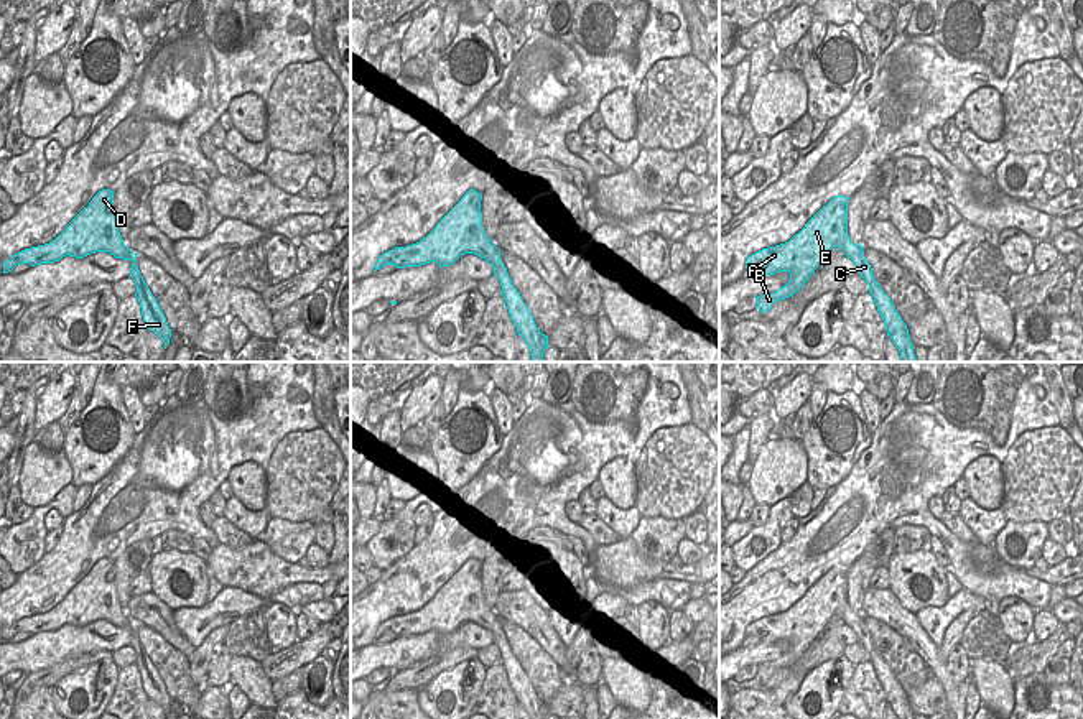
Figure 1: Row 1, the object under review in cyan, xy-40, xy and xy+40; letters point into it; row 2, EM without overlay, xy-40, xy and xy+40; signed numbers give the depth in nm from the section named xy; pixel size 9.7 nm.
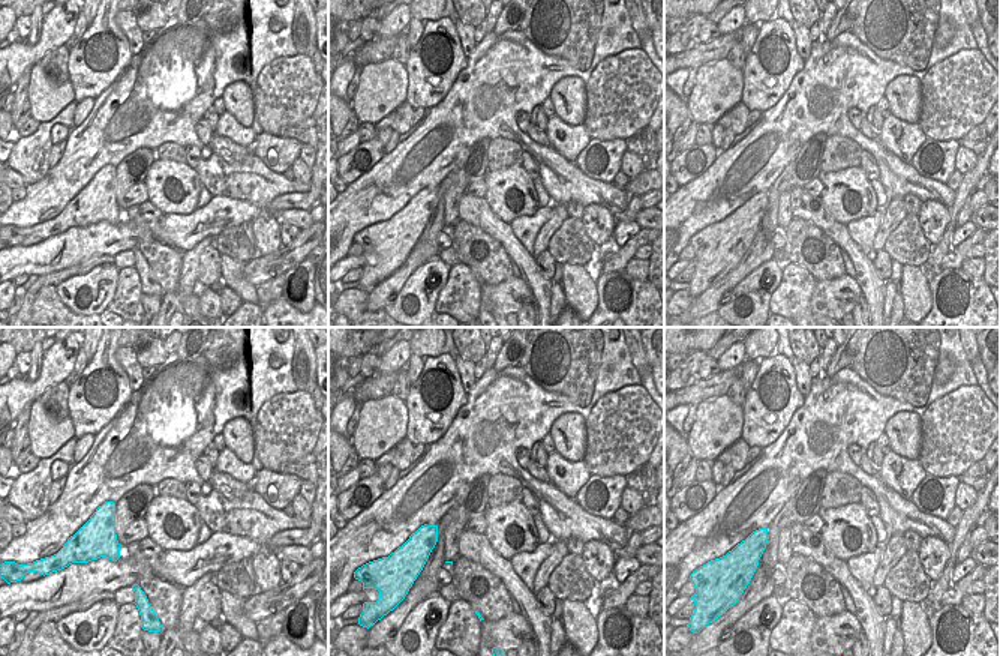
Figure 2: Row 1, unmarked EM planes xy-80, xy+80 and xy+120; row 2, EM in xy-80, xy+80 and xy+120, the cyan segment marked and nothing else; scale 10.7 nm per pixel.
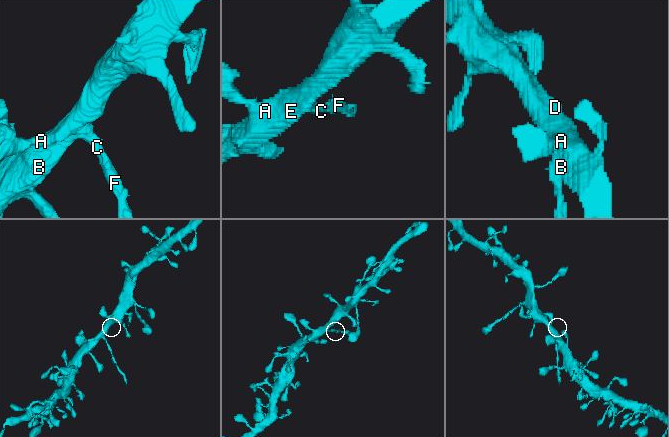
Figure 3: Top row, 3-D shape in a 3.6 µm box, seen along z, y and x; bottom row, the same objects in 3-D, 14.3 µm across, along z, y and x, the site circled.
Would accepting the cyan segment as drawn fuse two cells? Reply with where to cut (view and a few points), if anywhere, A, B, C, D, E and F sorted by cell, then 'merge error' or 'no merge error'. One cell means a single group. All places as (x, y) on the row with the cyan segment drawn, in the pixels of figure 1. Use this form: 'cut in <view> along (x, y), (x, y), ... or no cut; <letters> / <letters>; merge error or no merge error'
cut in xy along (496, 247), (479, 255); A B D E / C F; merge error

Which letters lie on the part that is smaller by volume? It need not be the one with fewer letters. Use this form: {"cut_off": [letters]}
{"cut_off": ["C", "F"]}

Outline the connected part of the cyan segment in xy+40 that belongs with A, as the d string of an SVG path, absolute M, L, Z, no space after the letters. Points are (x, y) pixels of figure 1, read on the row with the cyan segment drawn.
M834 196L788 242L747 257L746 268L759 268L760 275L790 273L788 283L779 291L757 296L755 308L760 313L800 291L833 247L839 247L846 257L864 248L848 235L848 201L849 197Z

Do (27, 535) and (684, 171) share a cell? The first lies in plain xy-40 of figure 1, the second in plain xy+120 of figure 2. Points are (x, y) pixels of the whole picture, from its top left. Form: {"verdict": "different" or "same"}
{"verdict": "same"}

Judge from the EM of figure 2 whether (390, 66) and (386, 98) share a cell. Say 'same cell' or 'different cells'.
same cell

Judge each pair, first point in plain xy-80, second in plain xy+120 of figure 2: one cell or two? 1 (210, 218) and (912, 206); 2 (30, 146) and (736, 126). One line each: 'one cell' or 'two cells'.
1: two cells
2: one cell

